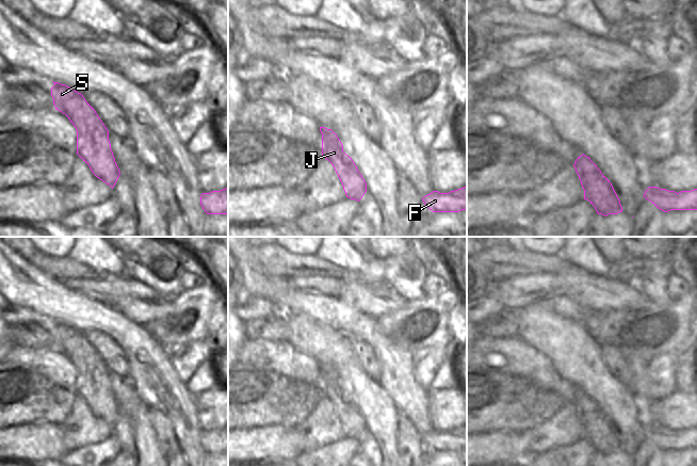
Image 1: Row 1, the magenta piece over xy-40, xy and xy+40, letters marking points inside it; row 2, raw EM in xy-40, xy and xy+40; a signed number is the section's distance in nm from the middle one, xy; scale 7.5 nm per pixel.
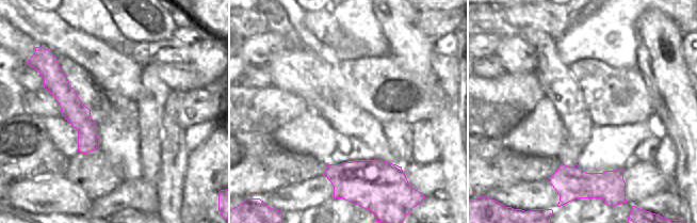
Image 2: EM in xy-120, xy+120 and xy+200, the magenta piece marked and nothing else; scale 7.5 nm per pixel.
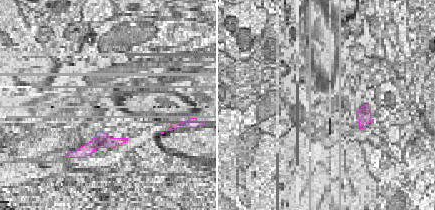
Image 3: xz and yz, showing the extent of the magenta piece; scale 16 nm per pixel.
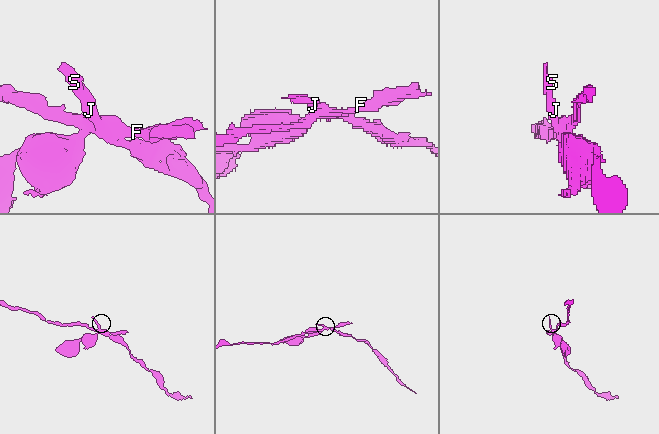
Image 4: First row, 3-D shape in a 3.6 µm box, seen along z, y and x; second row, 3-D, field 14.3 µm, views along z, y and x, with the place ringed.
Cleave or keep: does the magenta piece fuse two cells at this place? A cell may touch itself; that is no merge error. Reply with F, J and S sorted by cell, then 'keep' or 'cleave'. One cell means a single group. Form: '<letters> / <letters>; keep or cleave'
F / J S; cleave

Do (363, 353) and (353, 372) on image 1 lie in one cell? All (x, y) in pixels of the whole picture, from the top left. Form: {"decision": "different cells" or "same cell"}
{"decision": "different cells"}

